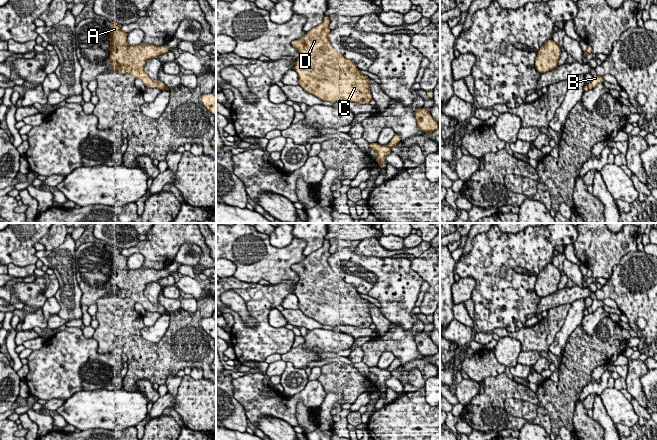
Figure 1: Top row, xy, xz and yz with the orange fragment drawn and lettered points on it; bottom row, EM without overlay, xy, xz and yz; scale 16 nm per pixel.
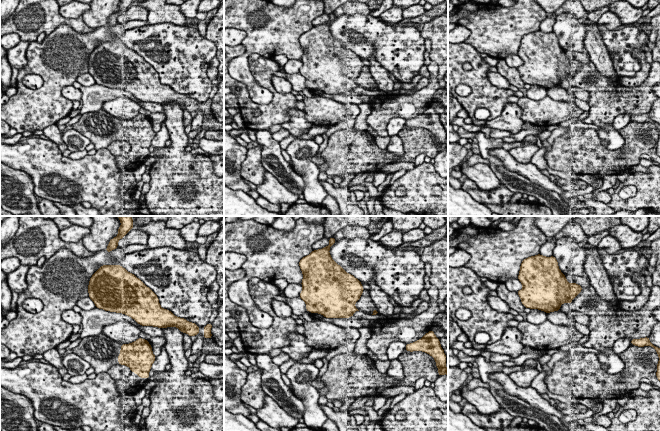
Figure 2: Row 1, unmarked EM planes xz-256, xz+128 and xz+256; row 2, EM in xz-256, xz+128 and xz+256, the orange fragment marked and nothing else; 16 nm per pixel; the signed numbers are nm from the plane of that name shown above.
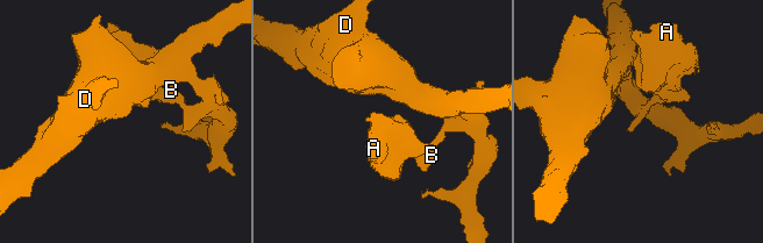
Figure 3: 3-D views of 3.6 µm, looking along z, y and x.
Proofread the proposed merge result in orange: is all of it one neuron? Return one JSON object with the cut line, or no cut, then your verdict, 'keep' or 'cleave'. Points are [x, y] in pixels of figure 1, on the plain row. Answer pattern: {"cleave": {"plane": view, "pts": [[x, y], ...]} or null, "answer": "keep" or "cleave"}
{"cleave": {"plane": "xz", "pts": [[385, 369], [390, 371]]}, "answer": "cleave"}

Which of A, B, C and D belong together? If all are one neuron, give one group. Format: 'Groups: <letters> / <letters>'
Groups: A B / C D

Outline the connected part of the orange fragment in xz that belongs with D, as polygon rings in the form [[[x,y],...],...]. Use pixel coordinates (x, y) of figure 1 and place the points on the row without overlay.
[[[324,240],[321,248],[306,256],[303,261],[291,266],[291,269],[299,275],[294,291],[298,298],[299,309],[322,325],[332,327],[349,325],[358,328],[369,328],[373,323],[369,309],[370,302],[361,298],[351,284],[345,282],[333,272],[328,263],[328,258],[331,256],[329,248],[329,240]]]

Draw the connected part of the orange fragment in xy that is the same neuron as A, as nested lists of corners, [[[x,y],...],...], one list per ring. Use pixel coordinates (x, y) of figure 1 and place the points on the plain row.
[[[110,245],[110,292],[118,298],[130,298],[135,303],[141,304],[146,312],[158,312],[163,314],[166,309],[161,305],[152,304],[144,295],[144,289],[148,283],[158,282],[159,279],[169,275],[167,268],[155,270],[141,267],[129,269],[127,257],[121,250]]]

